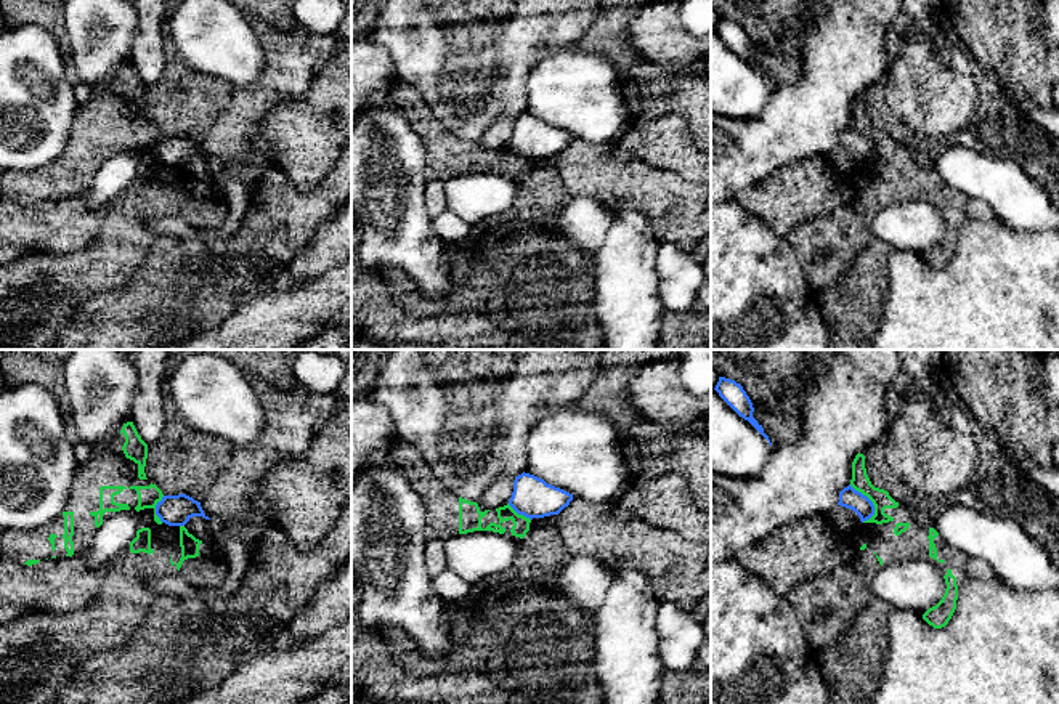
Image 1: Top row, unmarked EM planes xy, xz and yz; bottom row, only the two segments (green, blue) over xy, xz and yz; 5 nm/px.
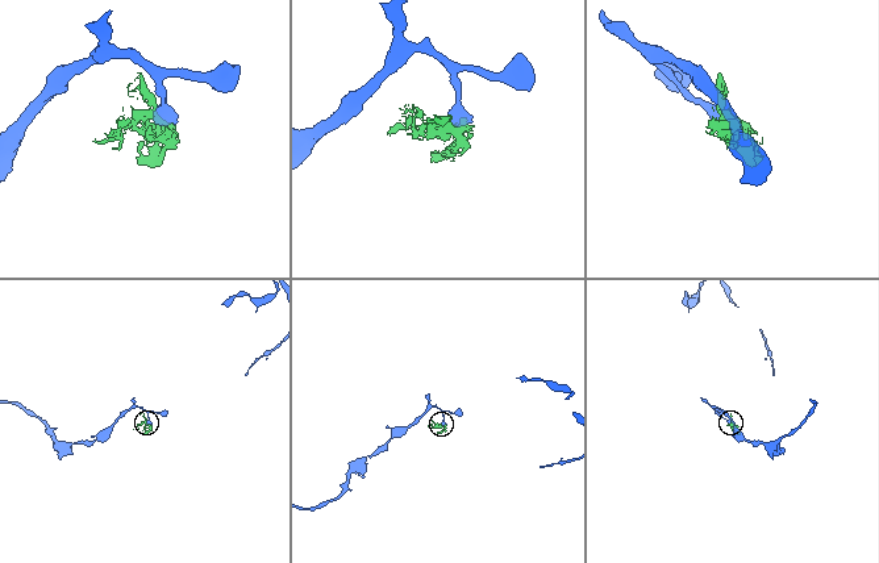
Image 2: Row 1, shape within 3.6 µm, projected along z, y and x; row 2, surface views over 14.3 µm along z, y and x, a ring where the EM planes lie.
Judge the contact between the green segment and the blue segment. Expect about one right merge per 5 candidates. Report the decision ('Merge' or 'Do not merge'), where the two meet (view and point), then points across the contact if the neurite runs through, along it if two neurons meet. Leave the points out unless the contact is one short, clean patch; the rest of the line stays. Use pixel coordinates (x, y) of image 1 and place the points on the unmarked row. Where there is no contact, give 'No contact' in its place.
Do not merge. Touches green at yz (870, 140). Boundary: yz (849, 125), (860, 132), (873, 146), (873, 154), (865, 162)

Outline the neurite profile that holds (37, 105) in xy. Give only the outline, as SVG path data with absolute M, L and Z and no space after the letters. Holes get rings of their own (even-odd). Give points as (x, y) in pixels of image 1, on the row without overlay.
M40 26L0 27L0 172L34 172L55 162L77 109L56 38Z

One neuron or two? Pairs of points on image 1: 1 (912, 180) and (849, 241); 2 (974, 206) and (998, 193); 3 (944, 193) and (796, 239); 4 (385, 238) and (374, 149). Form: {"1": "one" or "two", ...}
{"1": "one", "2": "two", "3": "one", "4": "one"}

